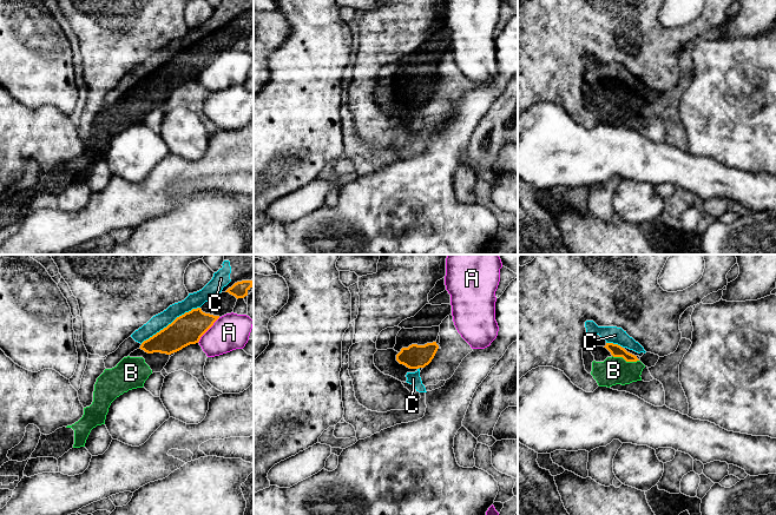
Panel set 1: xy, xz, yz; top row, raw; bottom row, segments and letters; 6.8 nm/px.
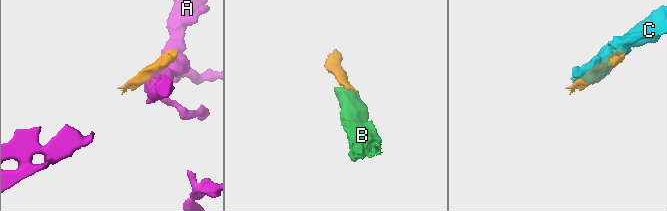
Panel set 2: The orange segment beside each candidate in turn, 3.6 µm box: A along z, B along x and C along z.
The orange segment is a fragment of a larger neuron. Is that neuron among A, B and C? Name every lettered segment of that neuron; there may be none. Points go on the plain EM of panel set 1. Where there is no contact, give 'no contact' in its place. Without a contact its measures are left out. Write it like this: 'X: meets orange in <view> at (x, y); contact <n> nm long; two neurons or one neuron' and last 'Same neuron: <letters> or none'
A: meets orange in xy at (208, 65); contact 240 nm long; two neurons
B: meets orange in yz at (625, 96); contact 190 nm long; one neuron
C: meets orange in xy at (171, 59); contact 480 nm long; two neurons
Same neuron: B

